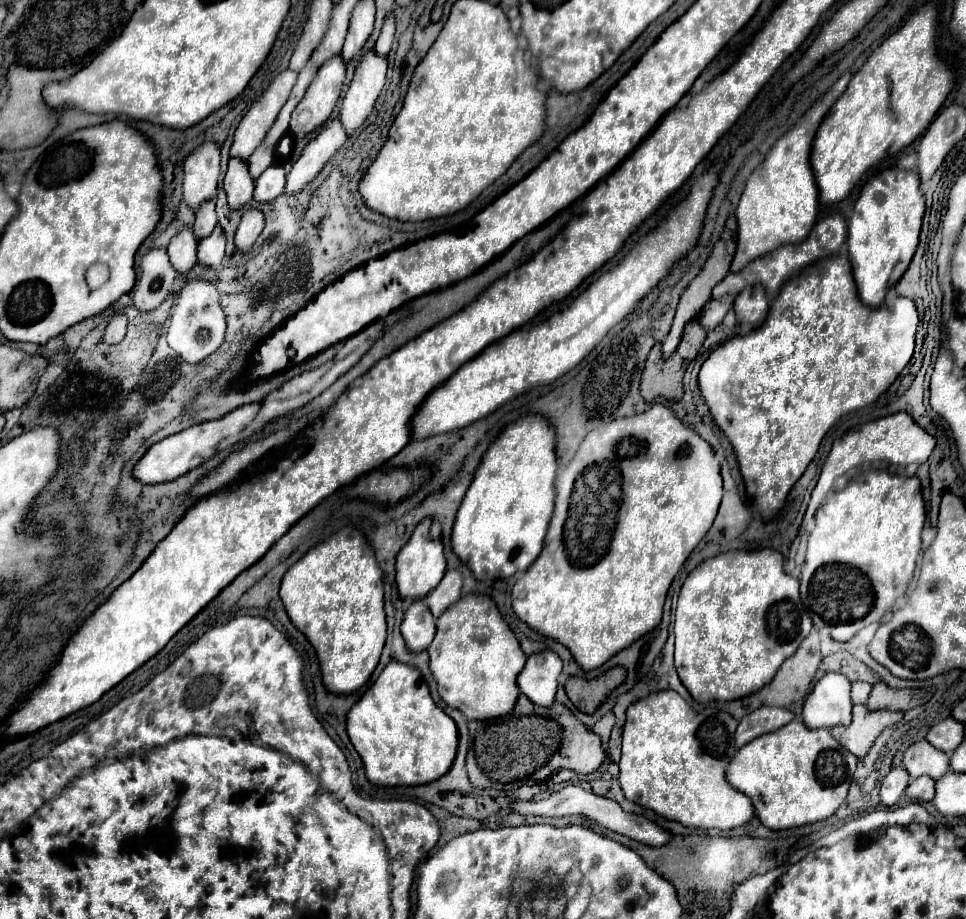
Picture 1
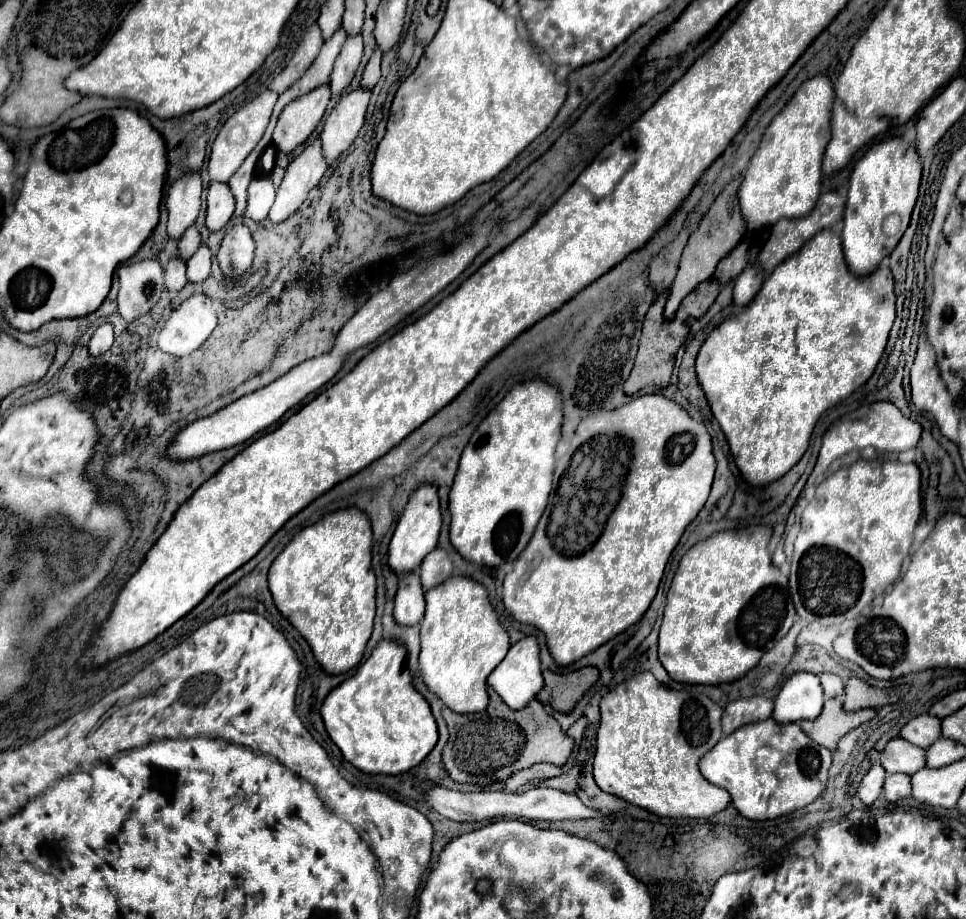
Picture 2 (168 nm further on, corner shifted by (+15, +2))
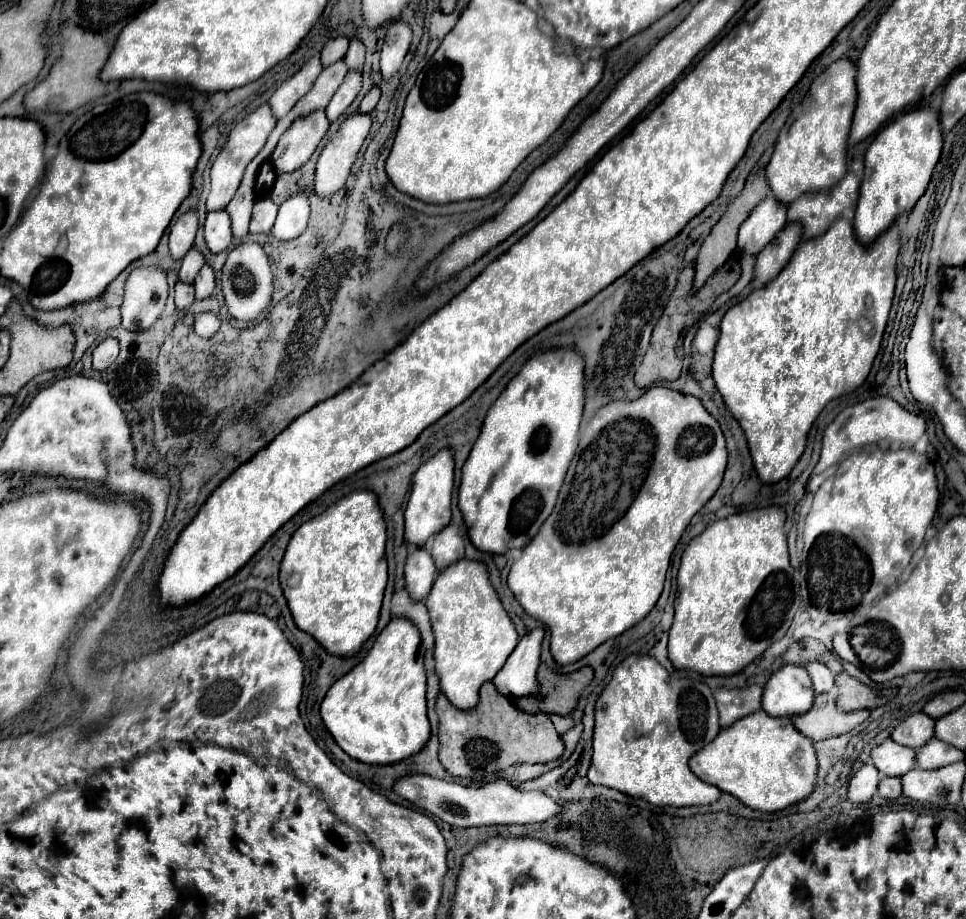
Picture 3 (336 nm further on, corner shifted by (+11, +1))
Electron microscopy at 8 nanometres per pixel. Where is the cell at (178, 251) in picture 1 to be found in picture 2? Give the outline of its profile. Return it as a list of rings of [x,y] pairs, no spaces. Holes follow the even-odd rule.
[[[171,256],[169,264],[165,268],[165,286],[169,292],[177,292],[185,286],[187,276],[185,276],[185,262],[181,262],[181,256]]]

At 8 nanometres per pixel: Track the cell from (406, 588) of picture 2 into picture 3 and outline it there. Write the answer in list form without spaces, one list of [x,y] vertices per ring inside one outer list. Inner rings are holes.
[[[413,547],[405,563],[405,583],[407,583],[409,595],[417,601],[423,601],[431,591],[435,573],[437,573],[437,567],[433,563],[429,549]]]

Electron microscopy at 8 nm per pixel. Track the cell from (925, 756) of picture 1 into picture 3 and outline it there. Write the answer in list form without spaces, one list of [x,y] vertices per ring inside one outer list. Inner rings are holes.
[[[885,739],[871,751],[877,771],[909,771],[915,767],[915,751],[911,747]]]

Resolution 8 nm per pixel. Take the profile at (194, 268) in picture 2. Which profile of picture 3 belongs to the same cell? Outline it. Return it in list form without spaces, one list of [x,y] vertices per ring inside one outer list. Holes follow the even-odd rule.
[[[203,265],[203,269],[199,271],[197,279],[195,279],[195,291],[197,291],[197,299],[207,299],[213,295],[215,289],[215,275],[213,269],[209,265]]]

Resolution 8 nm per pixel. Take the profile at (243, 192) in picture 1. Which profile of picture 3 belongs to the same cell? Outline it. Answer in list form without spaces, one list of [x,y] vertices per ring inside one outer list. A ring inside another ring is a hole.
[[[215,211],[207,215],[205,221],[205,241],[211,253],[221,253],[225,251],[233,237],[231,237],[231,221],[225,211]]]

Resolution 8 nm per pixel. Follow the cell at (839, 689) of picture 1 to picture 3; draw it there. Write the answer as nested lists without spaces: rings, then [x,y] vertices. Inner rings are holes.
[[[783,665],[775,671],[763,687],[763,711],[769,715],[799,715],[813,705],[813,685],[805,667]]]

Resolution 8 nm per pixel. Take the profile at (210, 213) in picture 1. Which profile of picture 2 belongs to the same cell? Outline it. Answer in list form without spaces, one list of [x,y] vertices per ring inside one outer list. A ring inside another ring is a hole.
[[[193,224],[185,230],[185,234],[179,238],[179,256],[183,260],[187,260],[201,244],[201,234],[199,234],[199,228]]]

